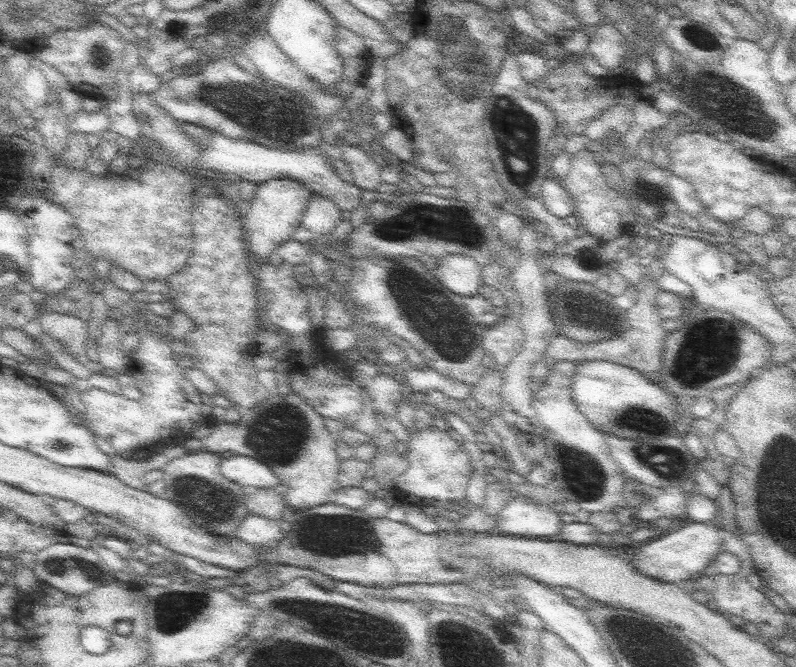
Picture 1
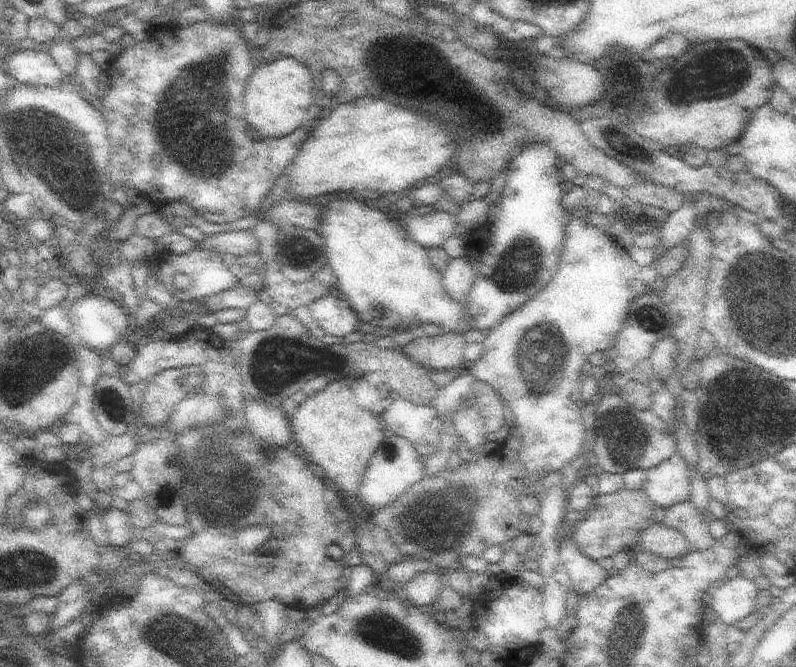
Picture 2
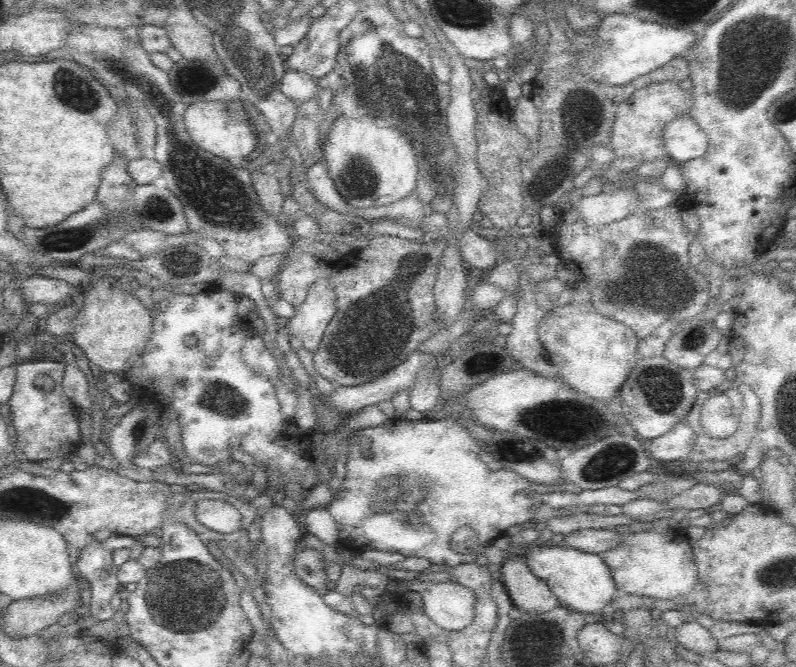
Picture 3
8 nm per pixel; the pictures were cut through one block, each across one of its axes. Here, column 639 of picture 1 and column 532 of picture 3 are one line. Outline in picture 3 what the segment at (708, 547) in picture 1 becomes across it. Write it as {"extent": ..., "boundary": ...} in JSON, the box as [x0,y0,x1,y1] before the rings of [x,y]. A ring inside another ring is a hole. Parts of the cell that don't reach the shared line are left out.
{"extent":[526,544,620,612],"boundary":[[[546,544],[540,548],[530,548],[526,554],[526,564],[538,576],[544,580],[544,584],[550,588],[550,592],[556,596],[560,608],[572,610],[572,612],[612,612],[616,604],[616,596],[620,594],[614,576],[600,554],[590,554],[578,548],[568,548],[566,544]]]}

